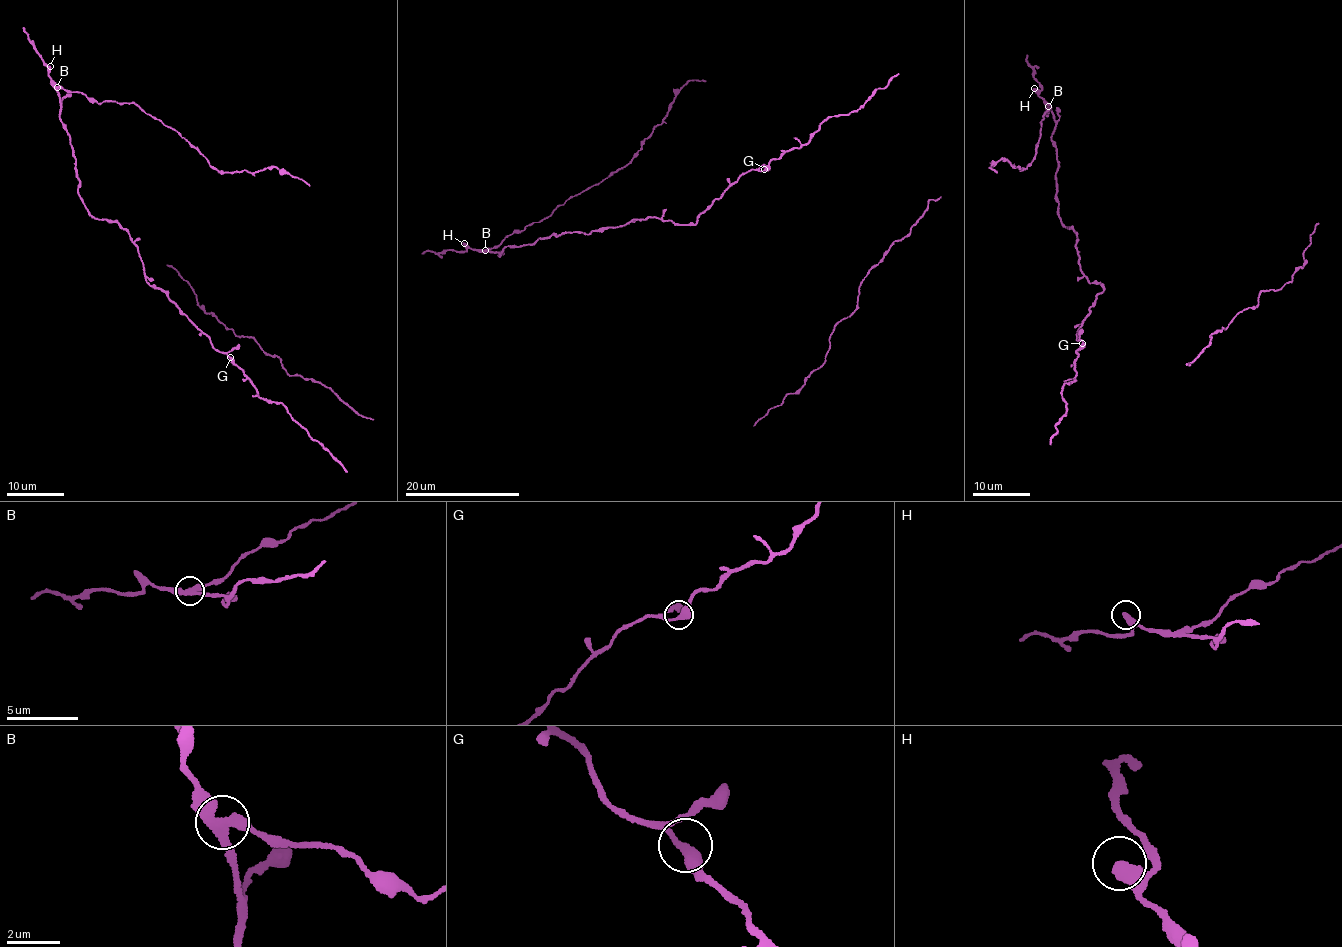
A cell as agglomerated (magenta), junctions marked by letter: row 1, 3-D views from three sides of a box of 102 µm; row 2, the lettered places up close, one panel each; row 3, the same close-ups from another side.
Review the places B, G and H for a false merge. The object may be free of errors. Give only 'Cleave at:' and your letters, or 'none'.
Cleave at: B

